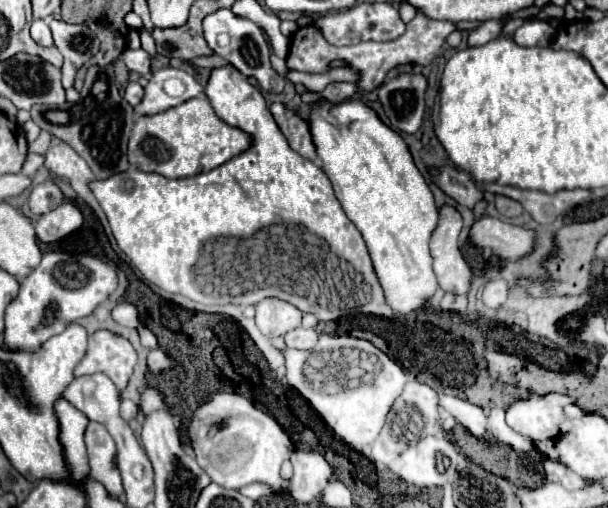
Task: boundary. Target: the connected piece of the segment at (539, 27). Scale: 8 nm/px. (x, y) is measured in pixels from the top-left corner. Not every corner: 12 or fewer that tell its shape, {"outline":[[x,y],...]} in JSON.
{"outline":[[530,20],[514,32],[520,46],[550,46],[554,28]]}

